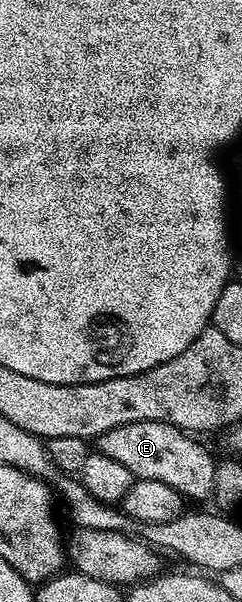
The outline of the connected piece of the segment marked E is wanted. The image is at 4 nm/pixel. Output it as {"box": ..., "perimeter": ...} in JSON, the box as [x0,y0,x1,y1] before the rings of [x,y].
{"box":[96,420,216,501],"perimeter":[[[145,420],[144,422],[121,424],[112,430],[108,430],[103,436],[97,437],[96,448],[97,451],[108,454],[108,458],[113,458],[116,462],[122,463],[127,470],[132,470],[132,474],[137,479],[164,482],[164,486],[172,486],[172,490],[176,490],[187,501],[209,501],[214,494],[216,460],[215,457],[210,457],[210,452],[204,445],[197,444],[194,440],[197,439],[191,433],[182,431],[174,424]]]}

